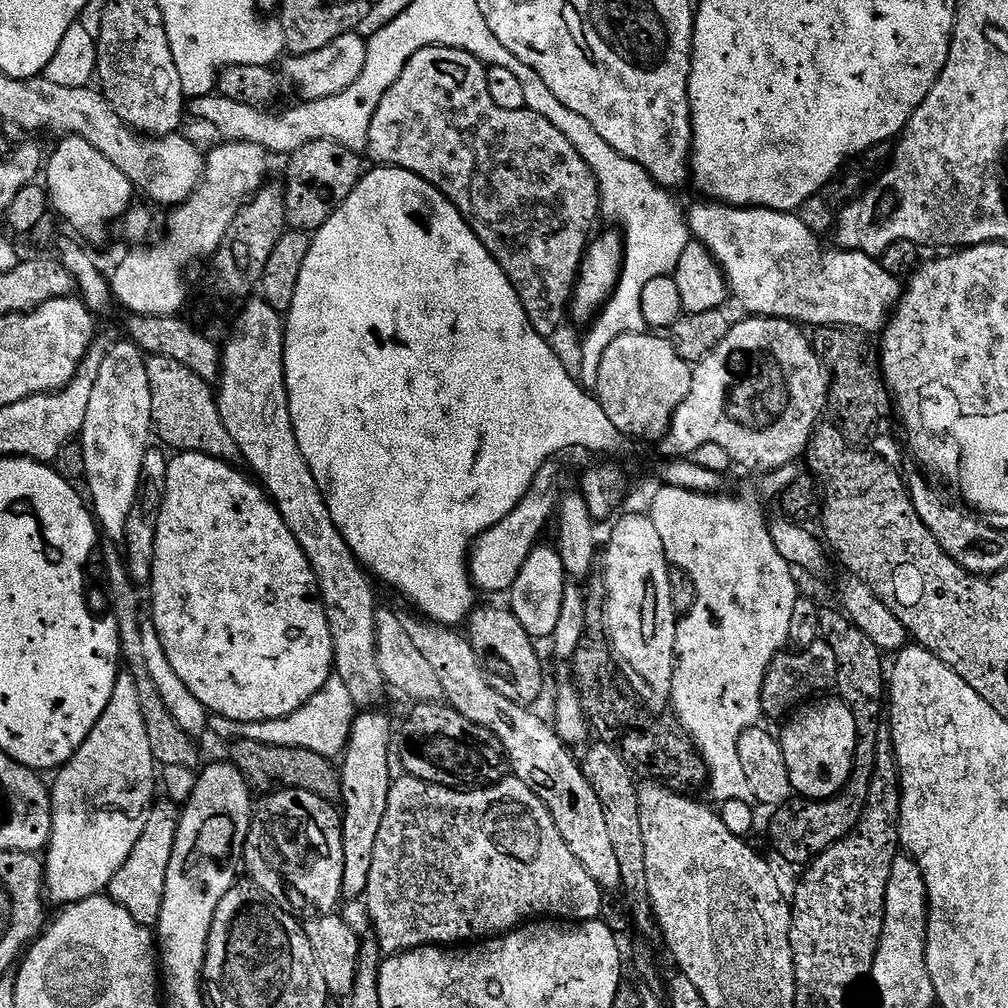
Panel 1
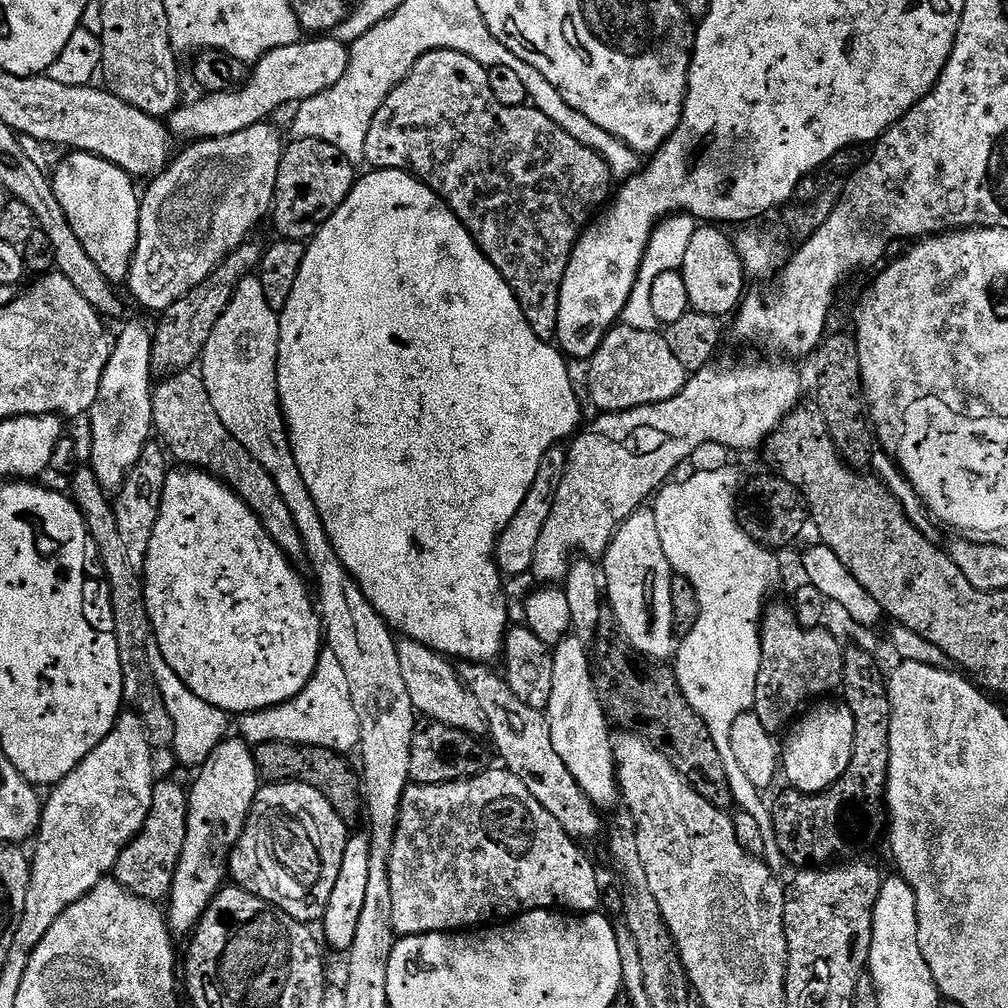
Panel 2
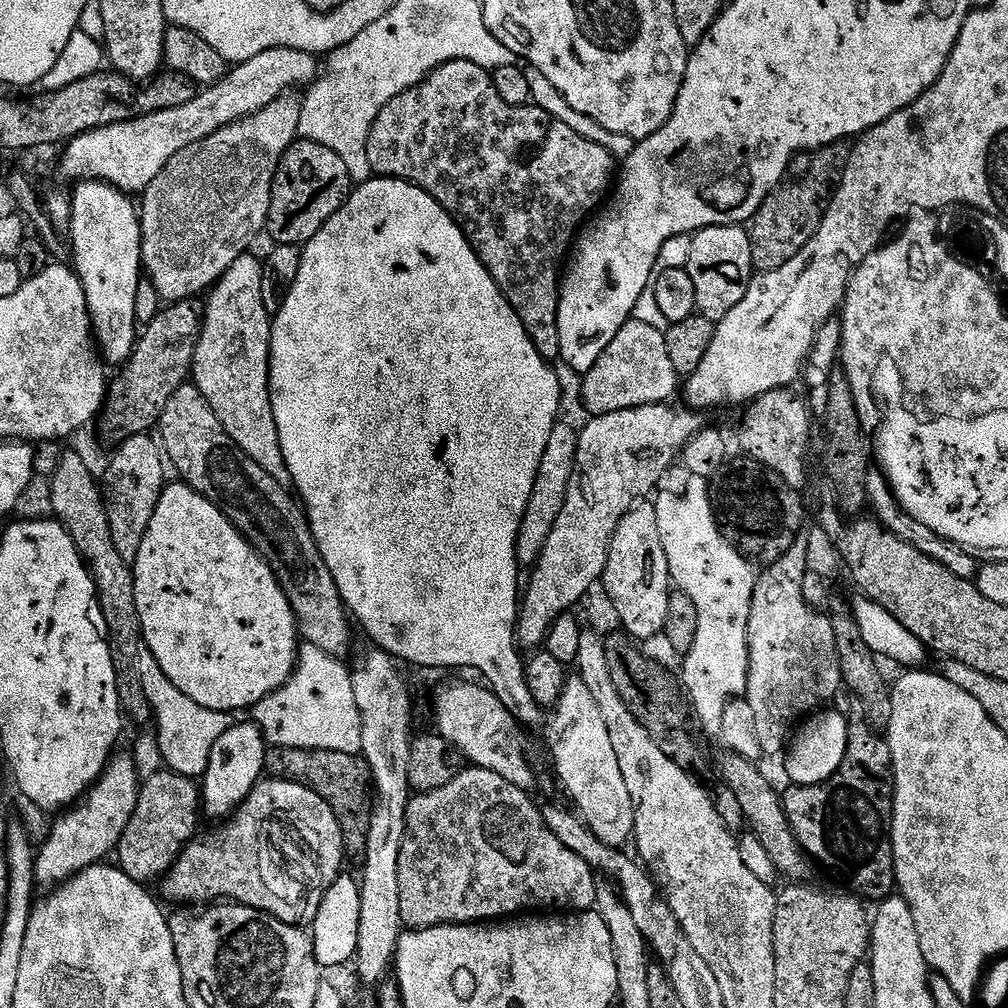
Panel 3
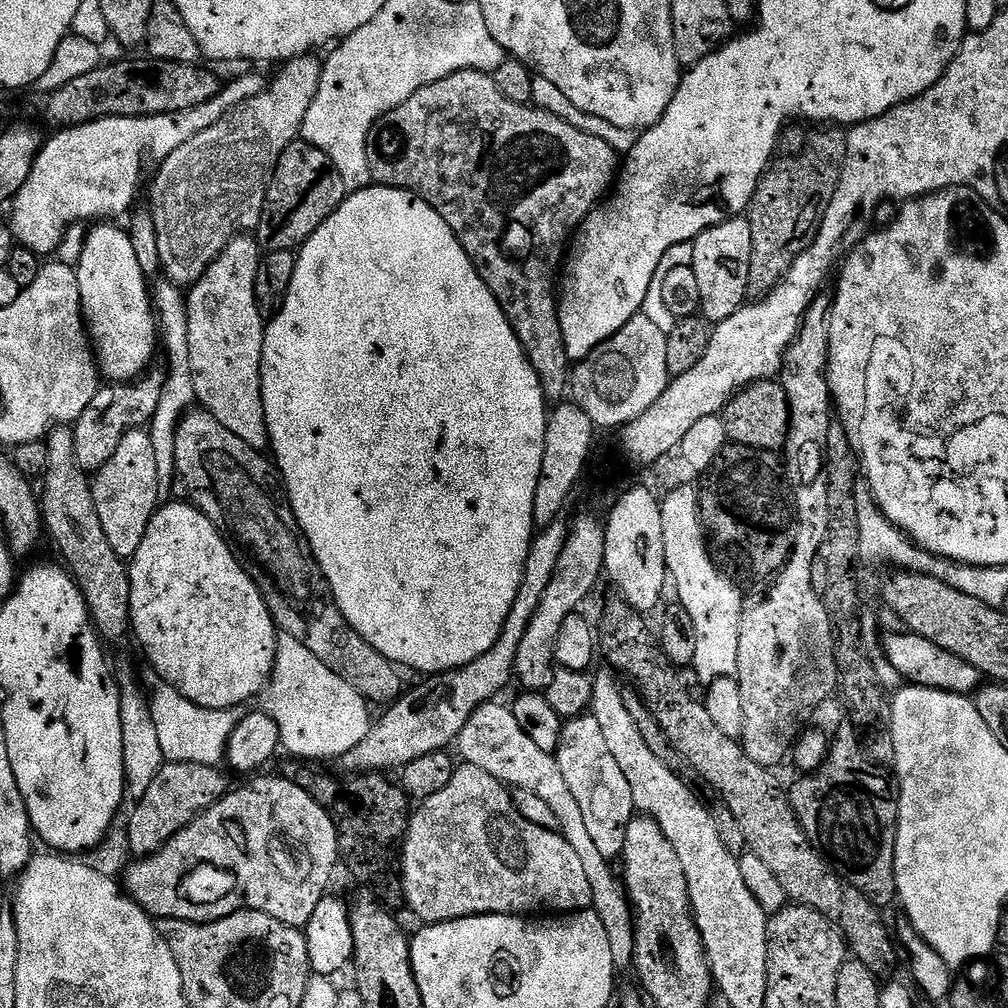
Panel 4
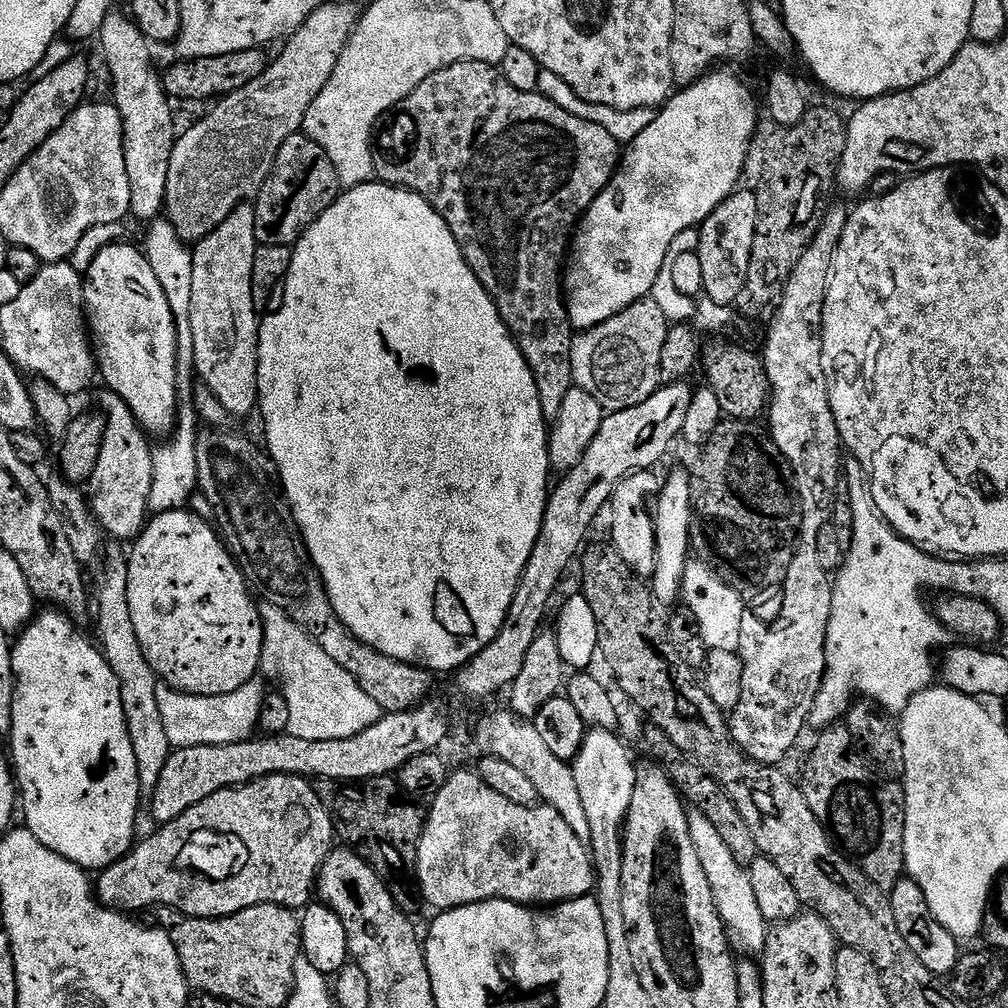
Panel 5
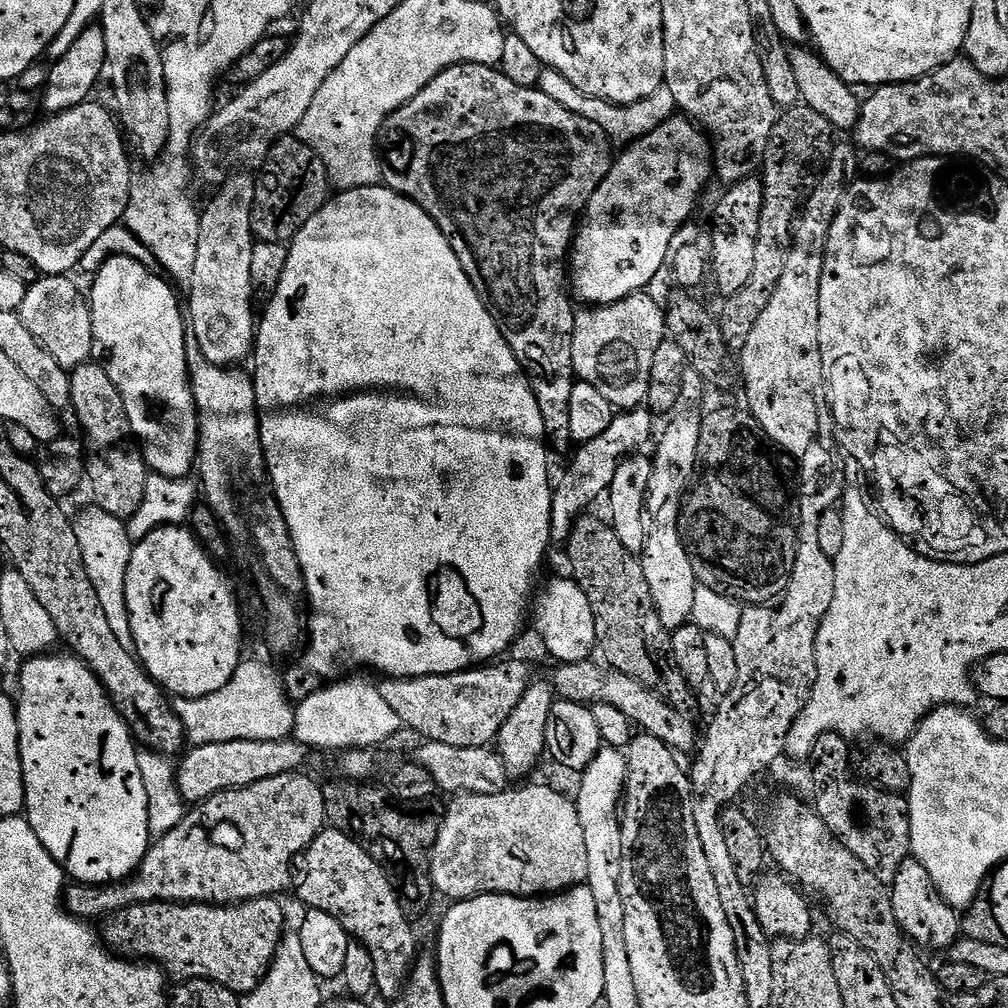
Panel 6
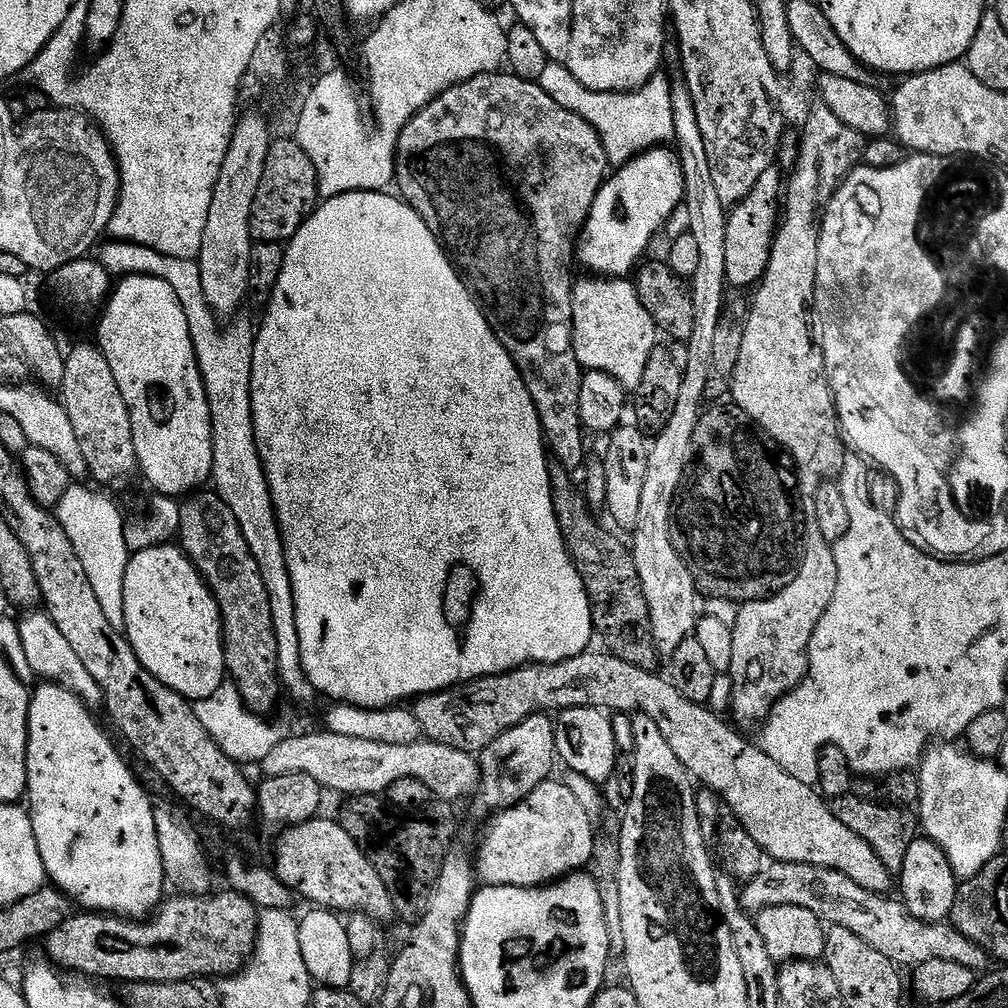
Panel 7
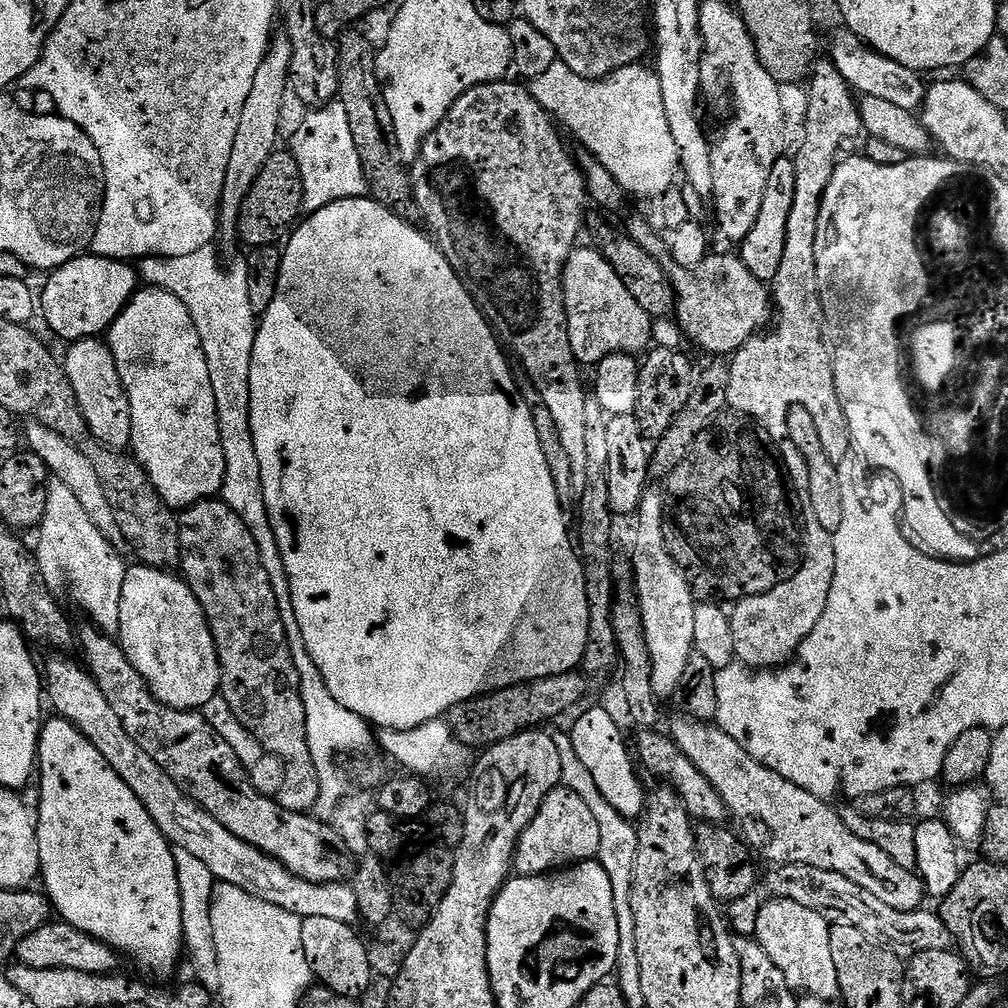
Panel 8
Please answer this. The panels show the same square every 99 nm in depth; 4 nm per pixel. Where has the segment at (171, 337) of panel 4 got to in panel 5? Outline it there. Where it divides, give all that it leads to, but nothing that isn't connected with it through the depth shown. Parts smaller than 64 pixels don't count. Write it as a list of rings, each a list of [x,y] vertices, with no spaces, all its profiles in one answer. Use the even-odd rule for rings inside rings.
[[[157,218],[147,225],[148,237],[142,243],[142,251],[148,257],[154,270],[154,278],[170,302],[170,314],[176,319],[176,395],[184,398],[192,392],[192,380],[197,379],[196,359],[194,358],[194,330],[190,330],[190,294],[194,286],[194,262],[192,252],[181,240],[174,226],[166,218]],[[205,388],[198,389],[194,405],[190,401],[181,399],[176,405],[176,427],[163,442],[157,443],[152,450],[154,462],[154,482],[150,482],[150,502],[148,511],[152,514],[175,512],[183,509],[192,499],[193,492],[197,491],[196,482],[196,410],[199,416],[212,428],[222,428],[229,423],[228,411],[211,391]]]

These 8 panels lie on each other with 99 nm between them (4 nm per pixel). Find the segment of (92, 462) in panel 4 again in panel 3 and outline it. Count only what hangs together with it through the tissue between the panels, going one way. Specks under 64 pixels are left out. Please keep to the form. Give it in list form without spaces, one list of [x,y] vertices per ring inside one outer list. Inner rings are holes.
[[[189,298],[161,307],[154,322],[143,325],[139,333],[132,359],[123,365],[117,380],[111,381],[103,409],[98,417],[100,432],[108,440],[123,442],[129,436],[151,433],[162,418],[174,390],[189,383],[200,331],[204,328],[205,301]]]

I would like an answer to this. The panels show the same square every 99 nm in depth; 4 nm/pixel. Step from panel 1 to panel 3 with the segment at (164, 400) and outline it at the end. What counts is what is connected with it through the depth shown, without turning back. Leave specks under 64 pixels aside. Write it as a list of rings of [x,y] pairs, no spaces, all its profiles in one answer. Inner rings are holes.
[[[189,382],[183,384],[178,390],[174,390],[174,398],[170,398],[166,410],[162,410],[158,436],[171,467],[173,464],[180,471],[179,479],[199,492],[205,493],[209,500],[219,504],[236,528],[267,560],[268,565],[272,567],[272,573],[284,587],[284,592],[292,603],[292,609],[296,611],[298,627],[303,639],[332,656],[343,657],[345,655],[343,652],[352,644],[353,621],[350,619],[350,612],[342,594],[334,582],[334,574],[330,574],[330,566],[326,566],[318,550],[318,542],[314,538],[312,527],[308,524],[307,511],[303,503],[294,495],[293,489],[284,480],[274,478],[274,474],[262,470],[262,466],[258,466],[258,462],[254,462],[250,454],[246,454],[237,446],[234,438],[230,438],[218,414],[210,406],[210,402],[206,402],[202,390],[198,390],[195,383]]]

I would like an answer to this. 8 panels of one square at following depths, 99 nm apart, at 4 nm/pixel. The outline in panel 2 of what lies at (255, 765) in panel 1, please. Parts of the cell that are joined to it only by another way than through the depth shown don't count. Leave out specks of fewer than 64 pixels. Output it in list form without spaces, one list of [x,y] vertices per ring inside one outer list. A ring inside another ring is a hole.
[[[266,742],[257,744],[254,748],[256,754],[256,766],[261,781],[264,784],[305,784],[314,786],[334,806],[336,811],[345,822],[361,819],[362,809],[366,801],[362,795],[362,780],[356,772],[347,764],[345,757],[339,752],[331,752],[329,748],[309,747],[305,756],[296,760],[297,745],[286,742]]]

